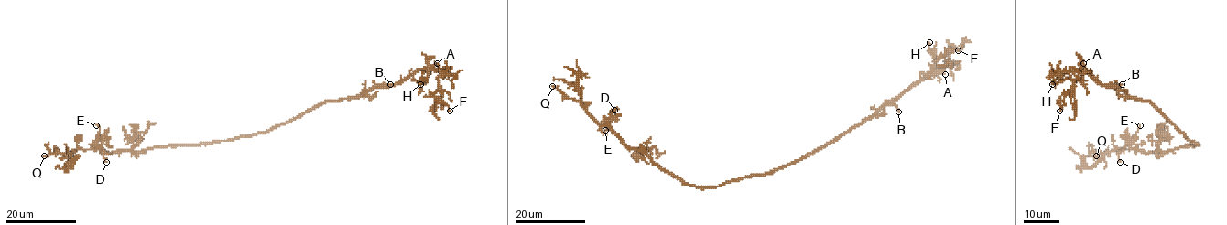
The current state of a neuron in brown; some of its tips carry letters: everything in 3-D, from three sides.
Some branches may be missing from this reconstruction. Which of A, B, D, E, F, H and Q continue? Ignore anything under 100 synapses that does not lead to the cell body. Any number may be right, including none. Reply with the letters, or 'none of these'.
Q

